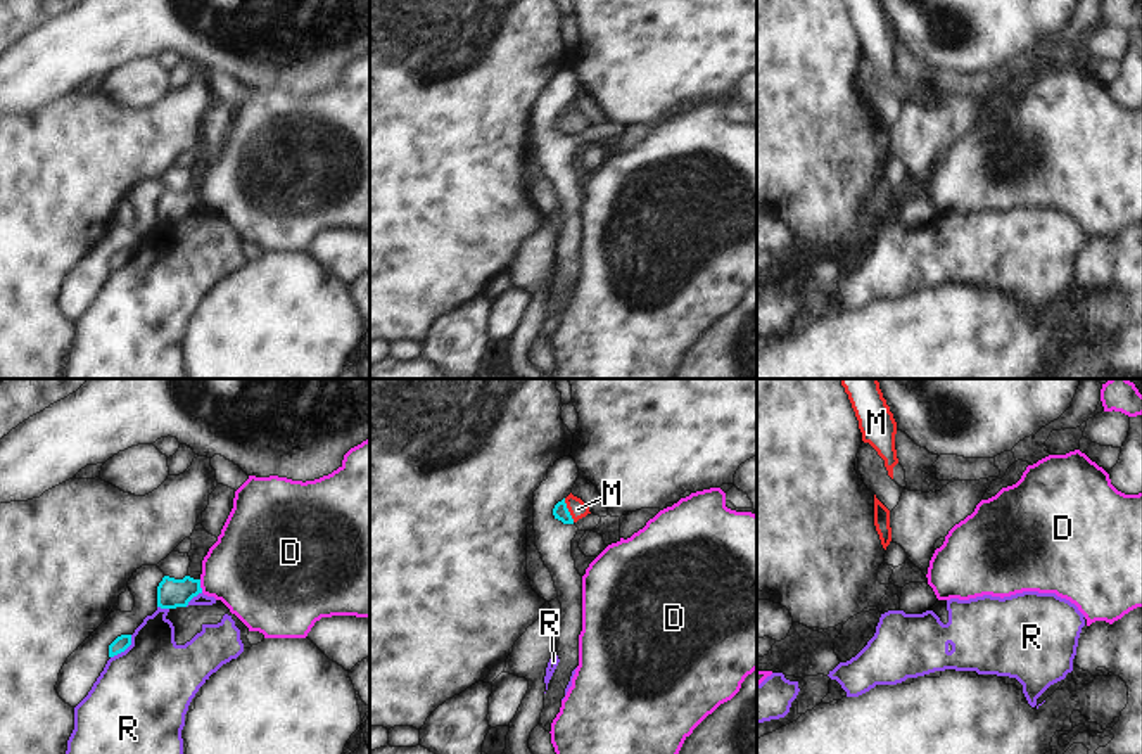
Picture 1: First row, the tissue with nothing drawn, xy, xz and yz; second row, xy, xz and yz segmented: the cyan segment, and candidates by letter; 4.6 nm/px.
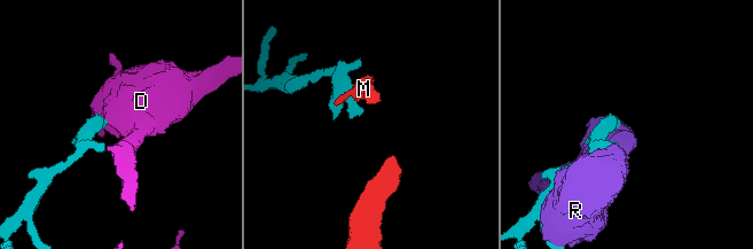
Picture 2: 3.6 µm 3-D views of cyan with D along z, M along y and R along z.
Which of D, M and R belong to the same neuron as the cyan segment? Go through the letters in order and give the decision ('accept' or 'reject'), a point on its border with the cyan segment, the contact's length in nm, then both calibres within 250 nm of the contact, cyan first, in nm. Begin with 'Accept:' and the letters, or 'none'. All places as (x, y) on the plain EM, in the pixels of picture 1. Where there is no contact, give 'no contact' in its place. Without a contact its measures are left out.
Accept: M
D: reject; contact xy (199, 199); length 70 nm; calibres 140 and 400 nm
M: accept; contact xz (567, 123); length 120 nm; calibres 70 and 90 nm
R: reject; contact xy (125, 261); length 150 nm; calibres 70 and 440 nm

